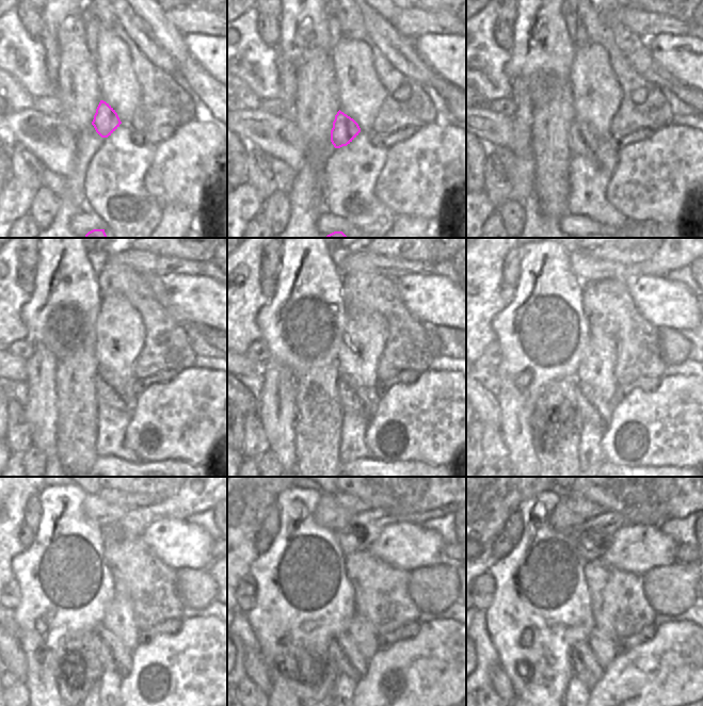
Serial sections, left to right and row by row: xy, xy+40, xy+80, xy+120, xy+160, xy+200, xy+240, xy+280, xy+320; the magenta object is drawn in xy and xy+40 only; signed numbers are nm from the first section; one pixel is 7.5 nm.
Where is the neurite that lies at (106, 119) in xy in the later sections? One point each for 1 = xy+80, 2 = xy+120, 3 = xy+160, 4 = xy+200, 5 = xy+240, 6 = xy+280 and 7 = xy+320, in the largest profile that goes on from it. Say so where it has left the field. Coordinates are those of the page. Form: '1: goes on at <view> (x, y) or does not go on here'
1: goes on at xy+80 (584, 139)
2: goes on at xy+120 (111, 389)
3: goes on at xy+160 (364, 401)
4: goes on at xy+200 (592, 407)
5: goes on at xy+240 (113, 654)
6: goes on at xy+280 (342, 650)
7: goes on at xy+320 (585, 664)

